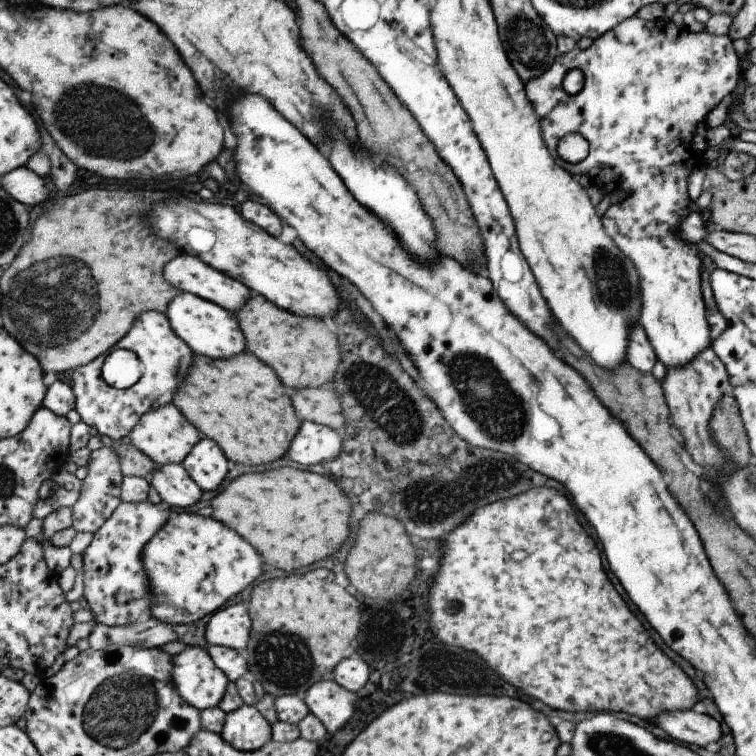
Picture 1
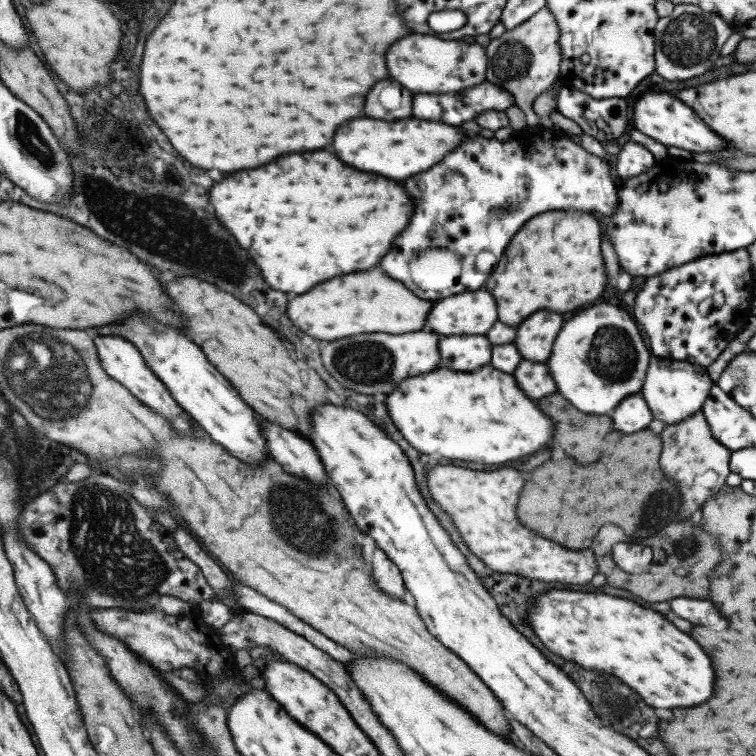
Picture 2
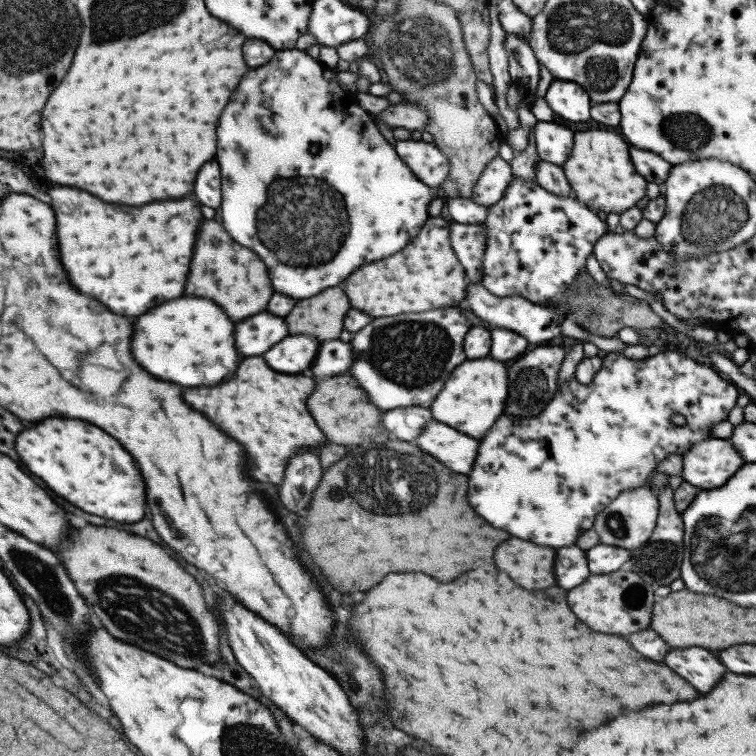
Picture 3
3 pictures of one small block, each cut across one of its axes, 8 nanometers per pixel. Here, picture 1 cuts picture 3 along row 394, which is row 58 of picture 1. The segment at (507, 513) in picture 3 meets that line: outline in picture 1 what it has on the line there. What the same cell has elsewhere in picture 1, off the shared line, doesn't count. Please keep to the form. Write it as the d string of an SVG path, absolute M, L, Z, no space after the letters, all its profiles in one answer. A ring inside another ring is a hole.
M633 15L627 17L614 26L612 30L608 30L600 37L593 39L591 44L583 50L573 47L569 52L565 54L558 54L553 62L547 67L545 72L537 75L533 80L525 82L525 96L531 100L531 106L533 106L533 112L539 120L539 126L541 126L541 136L543 136L543 142L549 150L549 154L553 154L553 150L556 150L556 144L559 139L567 133L579 132L583 138L588 142L587 156L578 163L568 163L564 160L553 160L557 163L557 166L563 168L569 172L569 174L583 174L591 175L592 183L601 189L603 194L609 194L615 196L620 190L625 192L625 197L621 200L614 200L612 204L604 211L600 218L603 230L605 234L613 241L613 244L631 261L631 264L637 271L637 284L640 294L640 307L638 312L637 324L641 325L644 333L649 339L651 348L655 353L656 360L662 362L665 367L679 366L689 362L696 354L699 354L705 347L709 347L711 340L709 336L709 325L705 318L705 307L700 291L700 271L699 265L701 264L699 258L699 251L697 245L688 243L683 239L680 239L678 229L680 228L681 221L689 214L687 210L687 204L691 202L688 195L688 176L689 173L695 169L700 168L705 164L705 150L708 149L705 142L705 131L707 126L705 124L705 117L718 102L731 93L739 86L739 76L741 74L741 62L738 59L731 40L727 35L712 35L705 31L701 33L686 32L683 28L675 26L673 22L669 20L663 20L662 18L656 20L645 21ZM577 68L579 72L582 72L584 76L583 85L580 91L574 95L570 95L563 91L561 87L561 80L563 76L569 72L570 69Z

